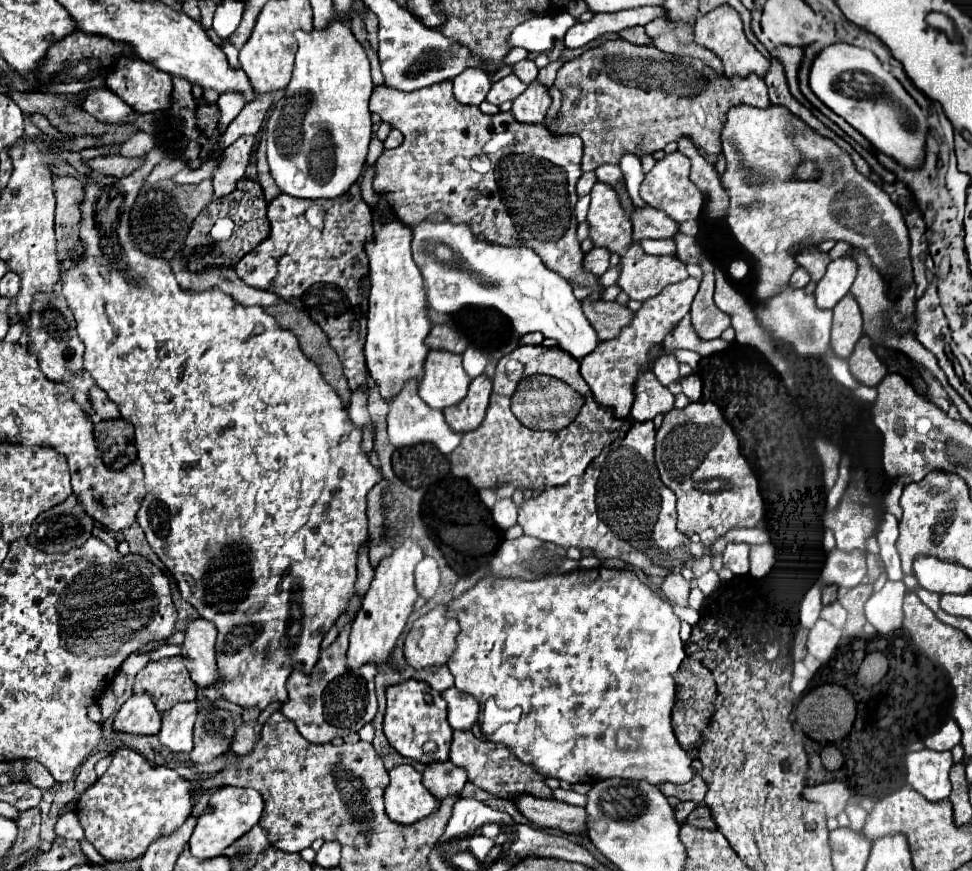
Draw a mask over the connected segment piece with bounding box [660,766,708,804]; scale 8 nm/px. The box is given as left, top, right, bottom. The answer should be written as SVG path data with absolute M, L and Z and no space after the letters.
M696 766L696 774L690 782L678 786L678 784L670 784L670 782L664 782L660 786L660 790L666 794L666 796L676 796L680 800L692 800L692 802L702 802L704 800L704 794L706 794L706 784L700 776L700 766Z

